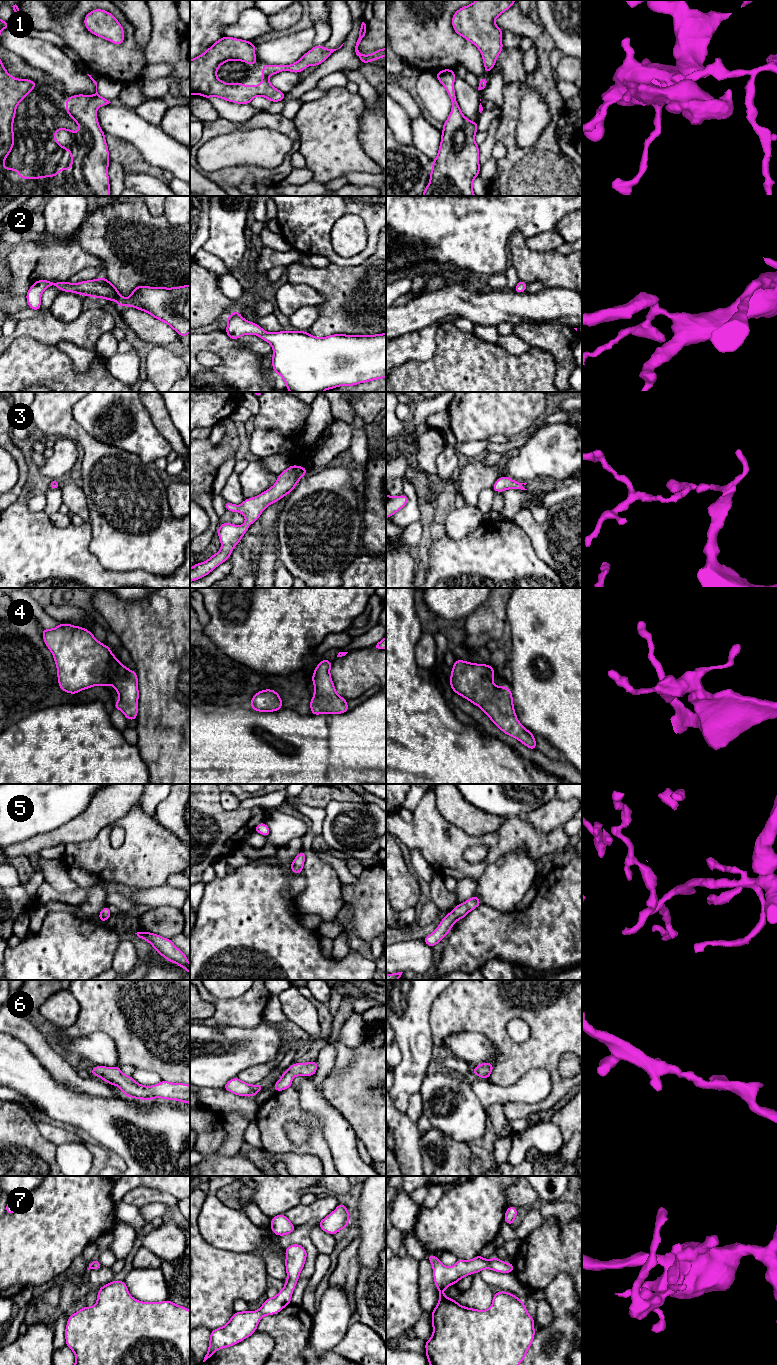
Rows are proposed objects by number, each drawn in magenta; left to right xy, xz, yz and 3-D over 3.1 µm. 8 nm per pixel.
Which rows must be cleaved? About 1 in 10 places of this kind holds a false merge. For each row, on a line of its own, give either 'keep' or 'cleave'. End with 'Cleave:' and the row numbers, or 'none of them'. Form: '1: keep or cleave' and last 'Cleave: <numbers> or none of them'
1: keep
2: keep
3: keep
4: keep
5: keep
6: keep
7: keep
Cleave: none of them

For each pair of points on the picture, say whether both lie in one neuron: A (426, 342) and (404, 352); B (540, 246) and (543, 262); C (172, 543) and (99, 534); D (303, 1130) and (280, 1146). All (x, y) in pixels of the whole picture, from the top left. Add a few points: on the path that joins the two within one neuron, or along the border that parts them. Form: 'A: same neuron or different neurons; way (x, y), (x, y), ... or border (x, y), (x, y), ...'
A: same neuron; way (421, 343), (413, 344), (409, 347)
B: different neurons; border (525, 239), (525, 244), (533, 251), (555, 250)
C: same neuron; way (154, 541), (148, 537), (127, 537), (117, 534)
D: different neurons; border (284, 1126), (296, 1144), (312, 1133)

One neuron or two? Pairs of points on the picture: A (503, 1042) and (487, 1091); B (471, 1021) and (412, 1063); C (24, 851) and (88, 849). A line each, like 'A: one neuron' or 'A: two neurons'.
A: two neurons
B: two neurons
C: two neurons

